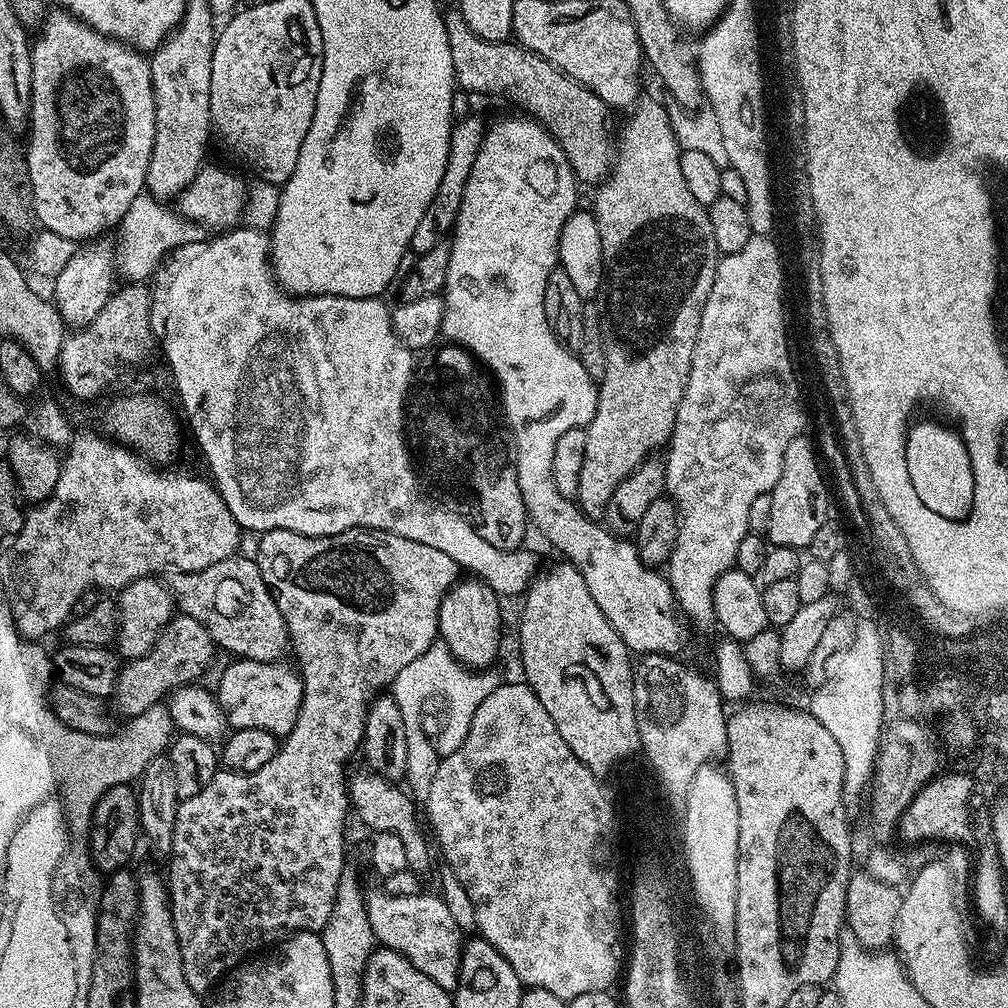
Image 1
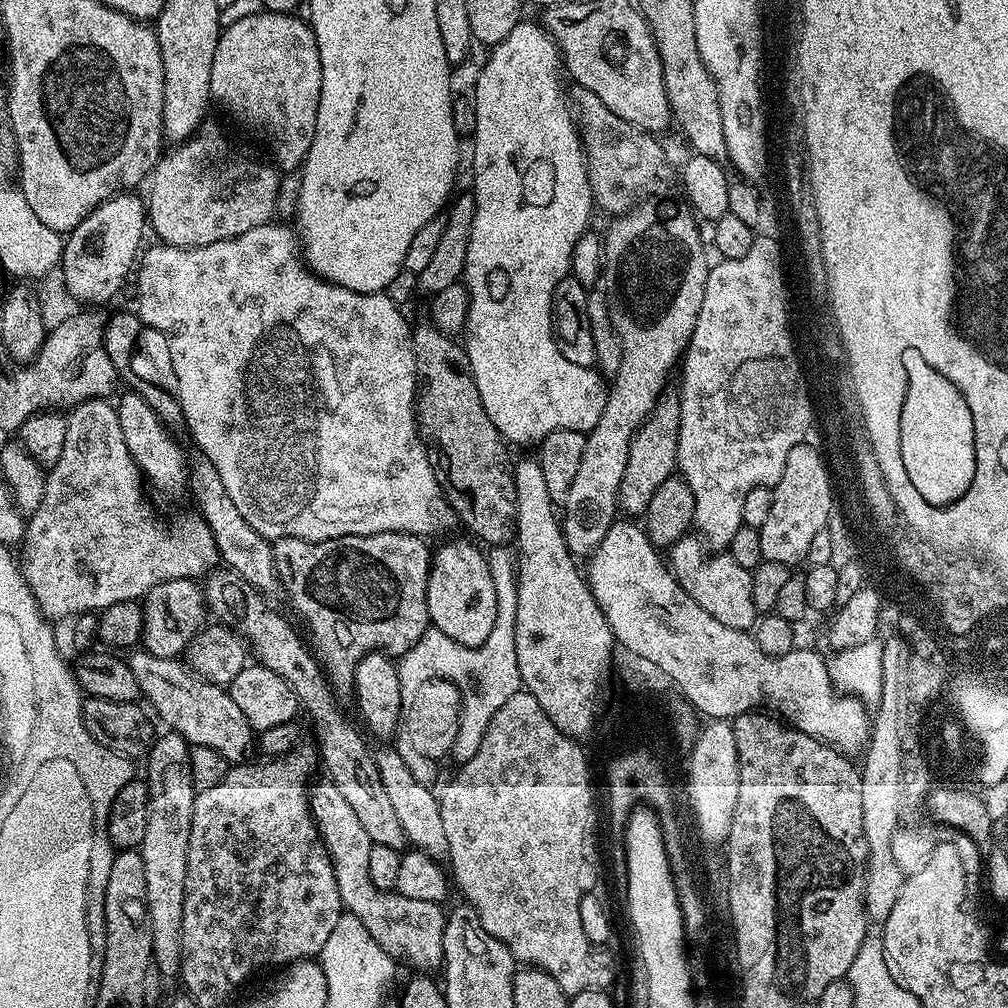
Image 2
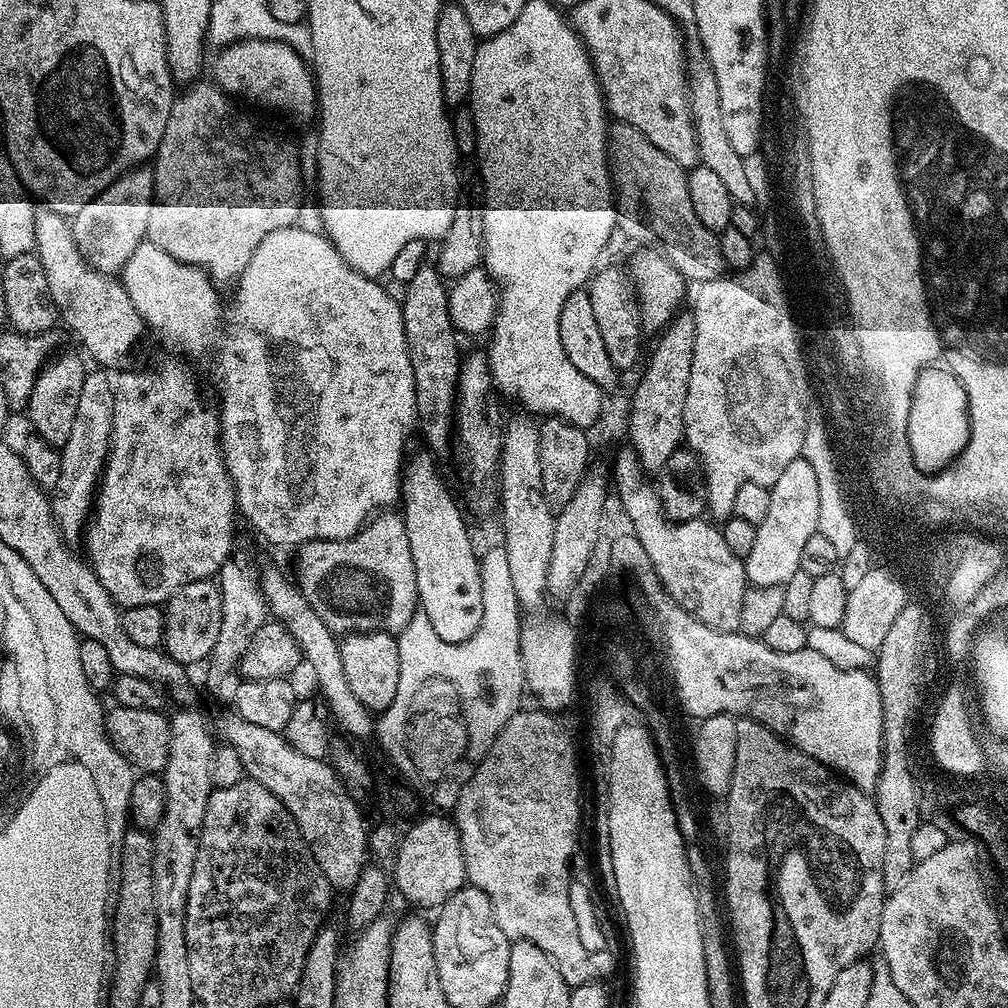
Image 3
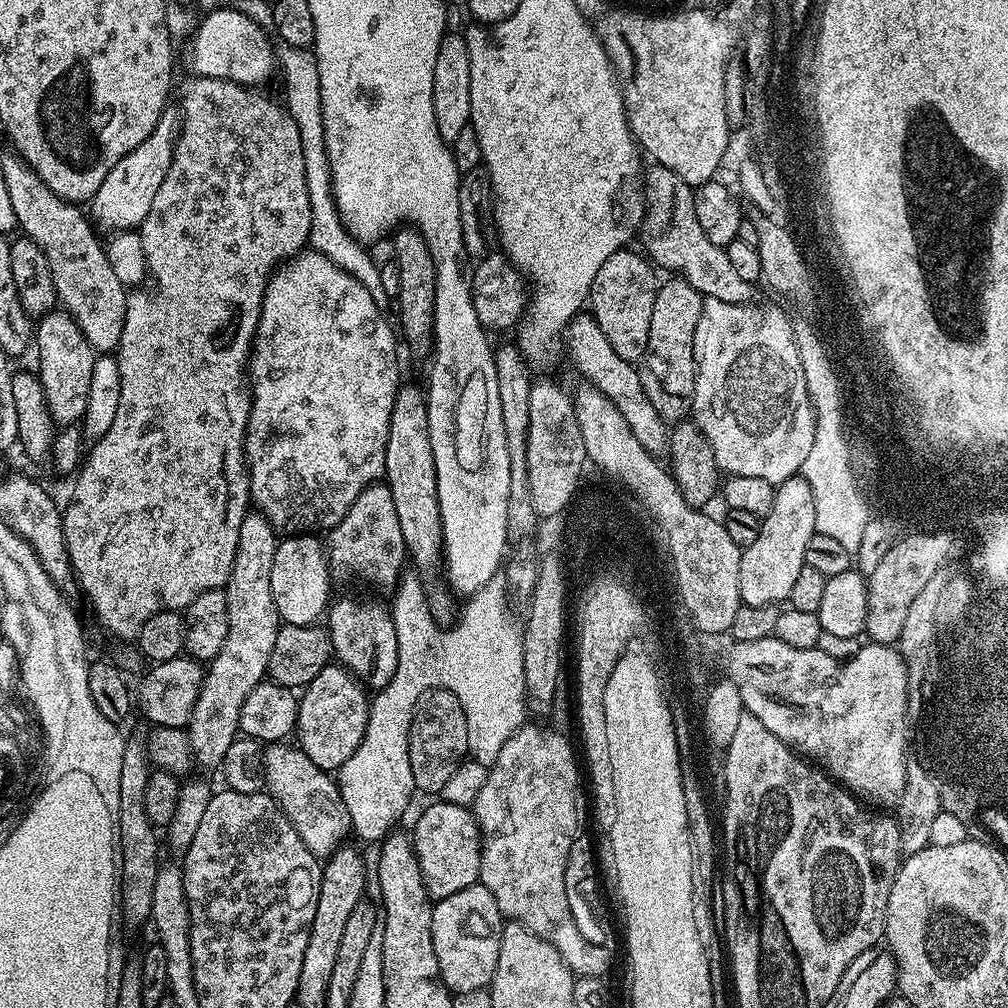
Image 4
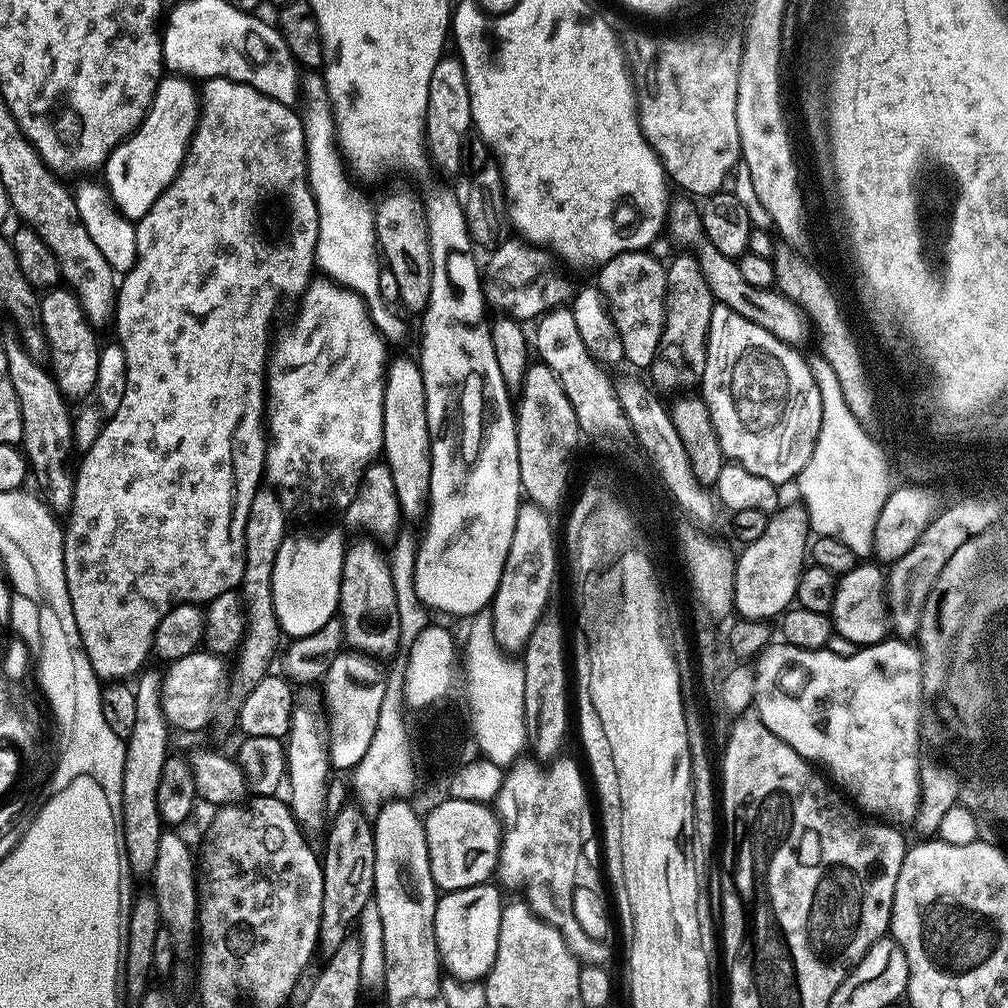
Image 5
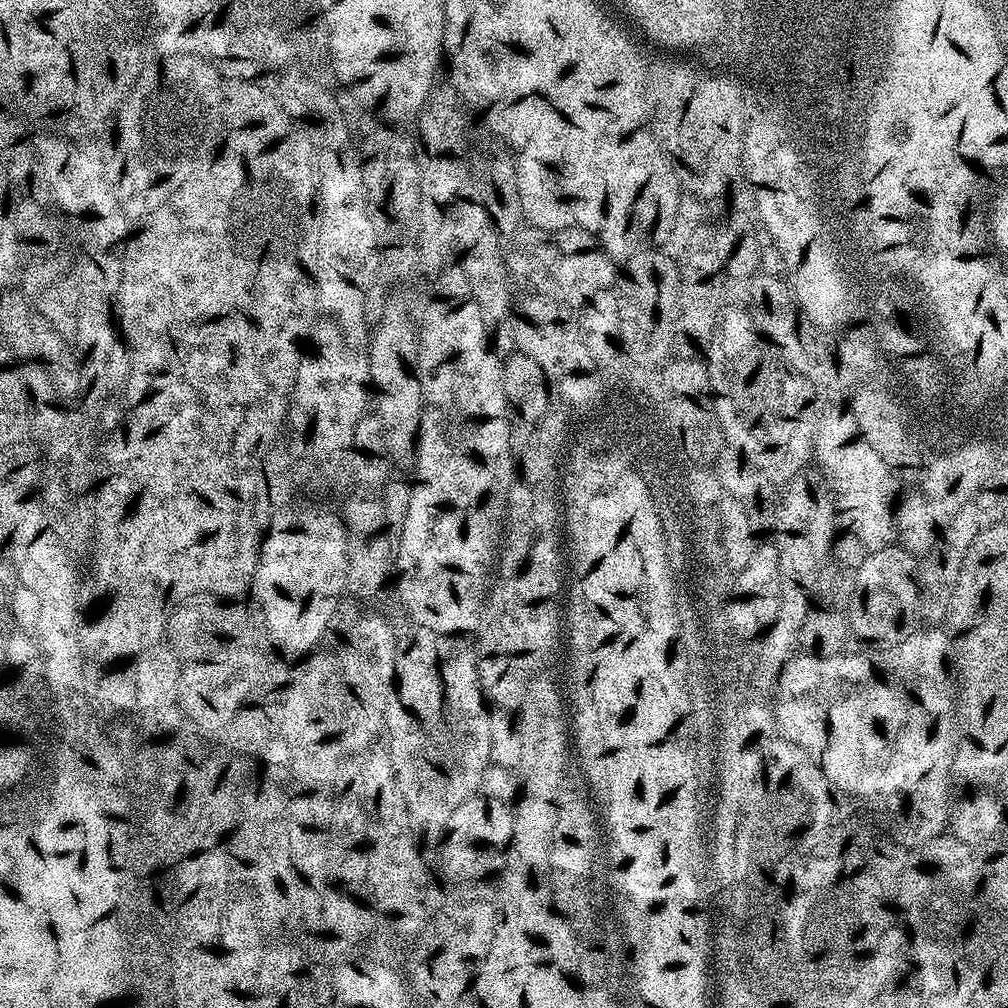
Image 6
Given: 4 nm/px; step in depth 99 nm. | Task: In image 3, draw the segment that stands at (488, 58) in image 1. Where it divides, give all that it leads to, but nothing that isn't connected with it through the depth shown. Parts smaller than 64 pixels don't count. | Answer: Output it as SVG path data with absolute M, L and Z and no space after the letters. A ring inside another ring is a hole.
M613 123L608 130L608 155L610 157L610 171L612 174L612 183L614 185L614 199L618 205L618 228L622 233L633 236L636 240L657 240L659 251L674 266L674 270L678 270L678 274L682 274L685 281L692 282L696 280L697 285L705 284L707 280L713 280L719 276L725 275L726 265L722 258L722 250L720 249L720 237L717 233L706 230L706 226L702 226L702 222L698 222L698 214L694 214L694 205L690 202L690 190L688 189L688 172L678 162L674 162L674 158L670 158L670 154L662 154L662 150L658 150L658 146L654 146L654 142L650 142L650 138L646 138L646 134L642 134L642 130L634 130L634 126L629 124Z

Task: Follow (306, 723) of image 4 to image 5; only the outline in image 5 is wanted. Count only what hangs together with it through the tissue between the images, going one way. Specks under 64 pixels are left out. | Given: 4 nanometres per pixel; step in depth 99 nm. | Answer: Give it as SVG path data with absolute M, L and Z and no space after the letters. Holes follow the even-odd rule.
M341 650L330 662L330 670L326 670L322 691L328 710L328 761L333 769L356 768L373 741L387 686L386 668L380 664L383 663L377 657L364 652Z

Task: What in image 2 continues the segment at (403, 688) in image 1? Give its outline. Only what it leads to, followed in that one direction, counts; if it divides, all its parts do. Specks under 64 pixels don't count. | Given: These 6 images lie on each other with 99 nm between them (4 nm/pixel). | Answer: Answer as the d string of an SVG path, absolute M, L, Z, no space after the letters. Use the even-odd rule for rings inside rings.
M492 546L487 549L488 565L490 574L496 577L496 593L498 594L498 618L494 622L494 630L490 630L490 638L477 648L462 646L454 642L454 638L446 638L442 630L428 627L418 638L418 642L413 648L405 652L398 660L398 678L404 676L404 688L412 688L416 692L416 680L423 680L425 684L433 682L447 682L452 687L460 691L460 731L476 732L482 734L486 726L490 726L490 718L498 714L506 698L510 698L515 692L521 691L522 685L518 674L518 654L516 653L516 643L514 642L514 630L516 629L516 619L518 618L518 590L516 589L516 562L514 552L508 546Z

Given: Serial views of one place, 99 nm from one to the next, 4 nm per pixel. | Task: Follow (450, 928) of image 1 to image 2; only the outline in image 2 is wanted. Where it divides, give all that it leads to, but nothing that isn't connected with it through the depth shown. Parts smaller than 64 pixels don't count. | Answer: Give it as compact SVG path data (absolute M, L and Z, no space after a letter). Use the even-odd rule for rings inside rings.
M324 778L321 784L313 783L310 788L308 798L308 808L312 812L312 820L316 828L320 831L320 840L324 843L324 848L328 851L330 862L334 866L334 878L338 882L338 894L344 904L346 912L358 918L366 930L370 932L378 946L390 956L395 962L401 965L409 964L416 968L417 973L432 974L443 965L444 951L442 950L442 938L444 937L444 917L445 909L434 902L417 902L415 898L406 898L401 892L383 892L370 882L370 850L373 842L370 834L362 827L362 822L358 822L358 817L354 814L354 809L347 804L346 798L338 794L338 786L334 786L332 781Z

